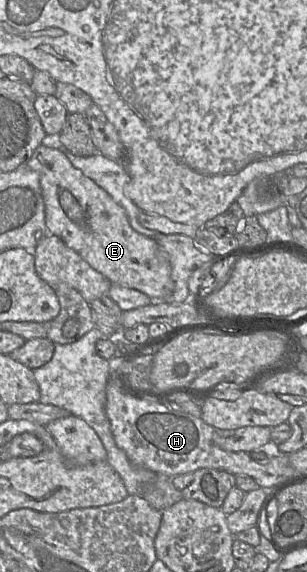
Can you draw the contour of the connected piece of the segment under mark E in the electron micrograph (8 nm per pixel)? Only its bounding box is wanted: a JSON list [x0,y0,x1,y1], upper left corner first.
[26,144,175,302]

